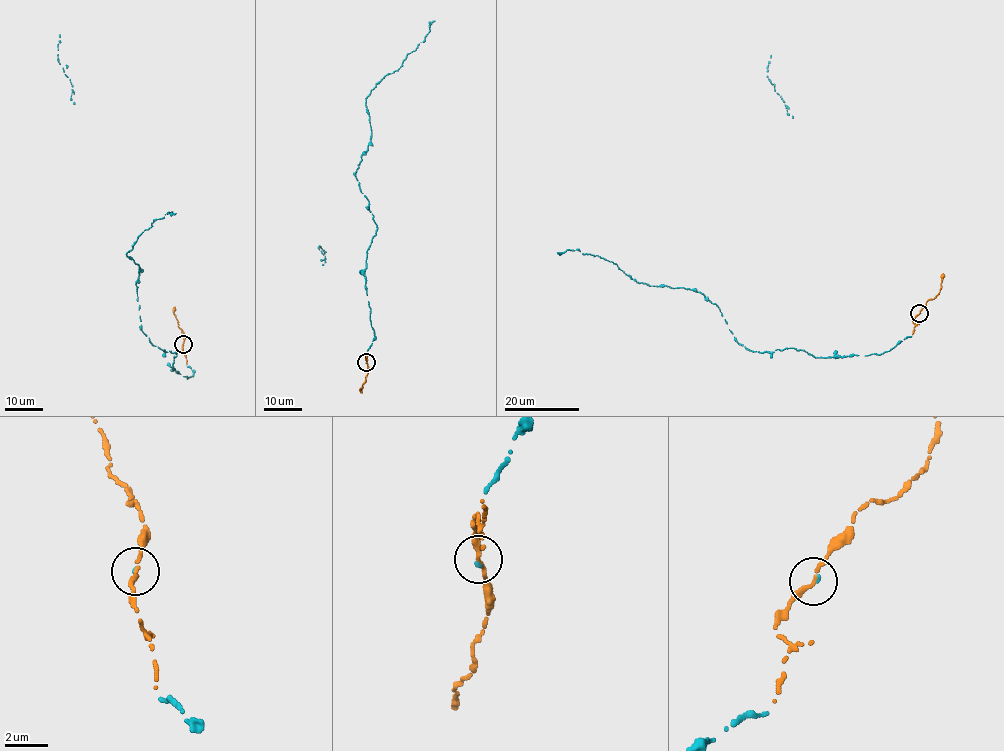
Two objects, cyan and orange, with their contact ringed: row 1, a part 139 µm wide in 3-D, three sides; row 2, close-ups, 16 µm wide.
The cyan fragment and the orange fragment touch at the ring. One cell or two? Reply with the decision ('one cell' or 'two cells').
one cell

